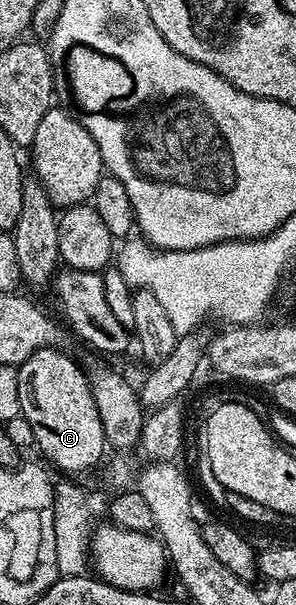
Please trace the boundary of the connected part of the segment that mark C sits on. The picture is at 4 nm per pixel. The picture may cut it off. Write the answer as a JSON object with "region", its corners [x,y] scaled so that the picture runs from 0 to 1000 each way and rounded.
{"region":[[[166,575],[115,582],[115,588],[101,588],[74,603],[61,607],[61,668],[78,691],[101,694],[101,707],[115,707],[115,721],[122,722],[122,737],[139,744],[182,769],[203,777],[220,777],[220,785],[270,787],[280,777],[297,777],[307,770],[324,770],[338,764],[338,755],[358,745],[358,732],[351,727],[351,709],[345,707],[345,688],[331,688],[331,668],[318,668],[318,655],[311,653],[311,635],[294,617],[280,618],[270,613],[270,605],[230,585],[213,585],[220,580],[203,575]]]}

